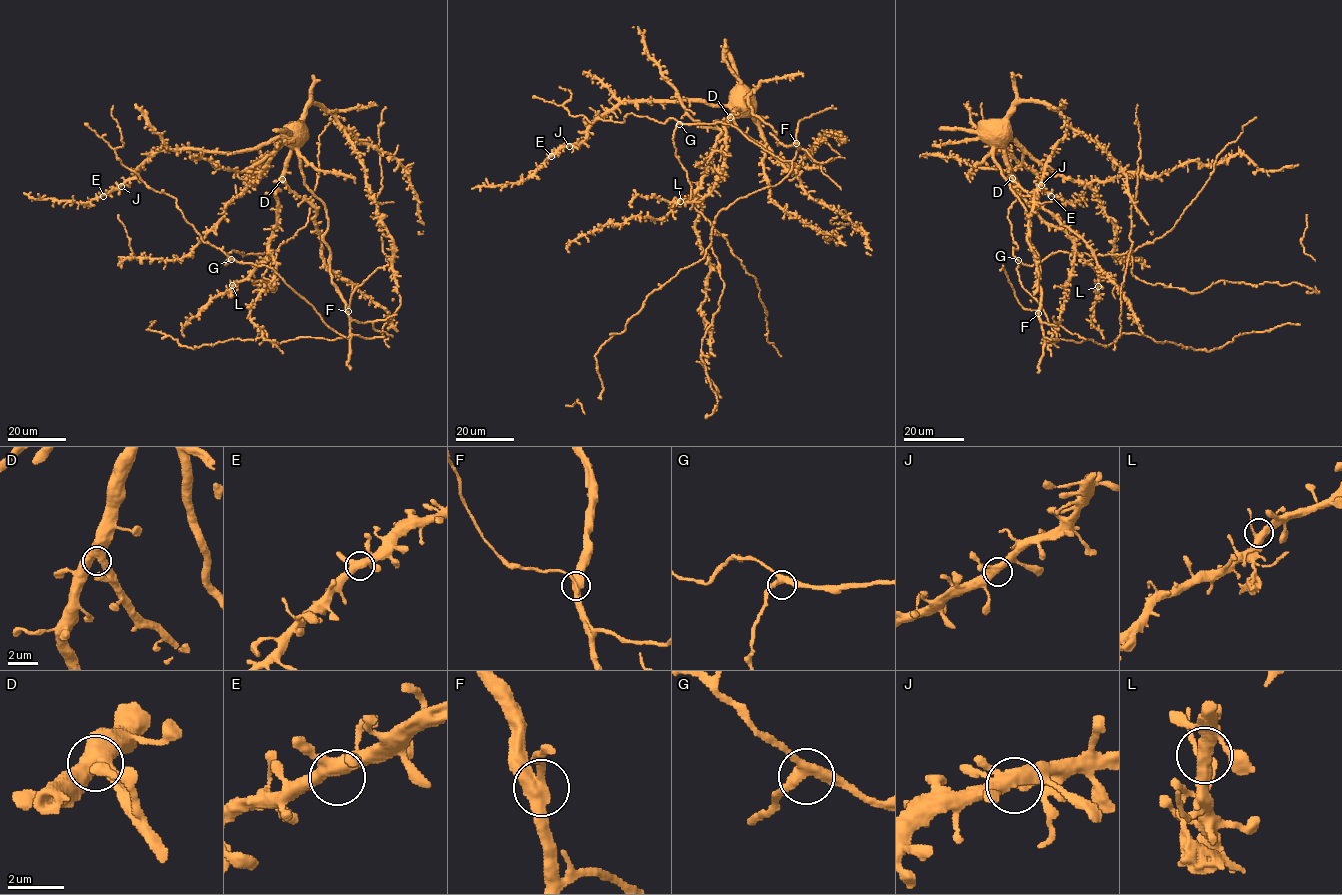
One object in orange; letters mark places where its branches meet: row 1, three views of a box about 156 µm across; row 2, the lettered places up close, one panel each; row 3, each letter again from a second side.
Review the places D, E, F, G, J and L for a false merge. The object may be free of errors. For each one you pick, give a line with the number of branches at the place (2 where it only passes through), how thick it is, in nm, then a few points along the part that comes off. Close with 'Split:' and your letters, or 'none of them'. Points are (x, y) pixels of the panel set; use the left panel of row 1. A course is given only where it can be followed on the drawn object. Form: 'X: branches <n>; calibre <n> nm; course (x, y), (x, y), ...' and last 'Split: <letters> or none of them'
Split: none of them

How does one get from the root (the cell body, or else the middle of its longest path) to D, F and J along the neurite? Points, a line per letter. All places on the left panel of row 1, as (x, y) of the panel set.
D: (297, 124), (297, 140), (291, 146), (282, 179)
F: (297, 124), (299, 165), (303, 182), (326, 209), (327, 230), (323, 242), (330, 251), (331, 281), (348, 311)
J: (297, 124), (291, 123), (280, 135), (267, 142), (235, 152), (158, 150), (121, 186)

